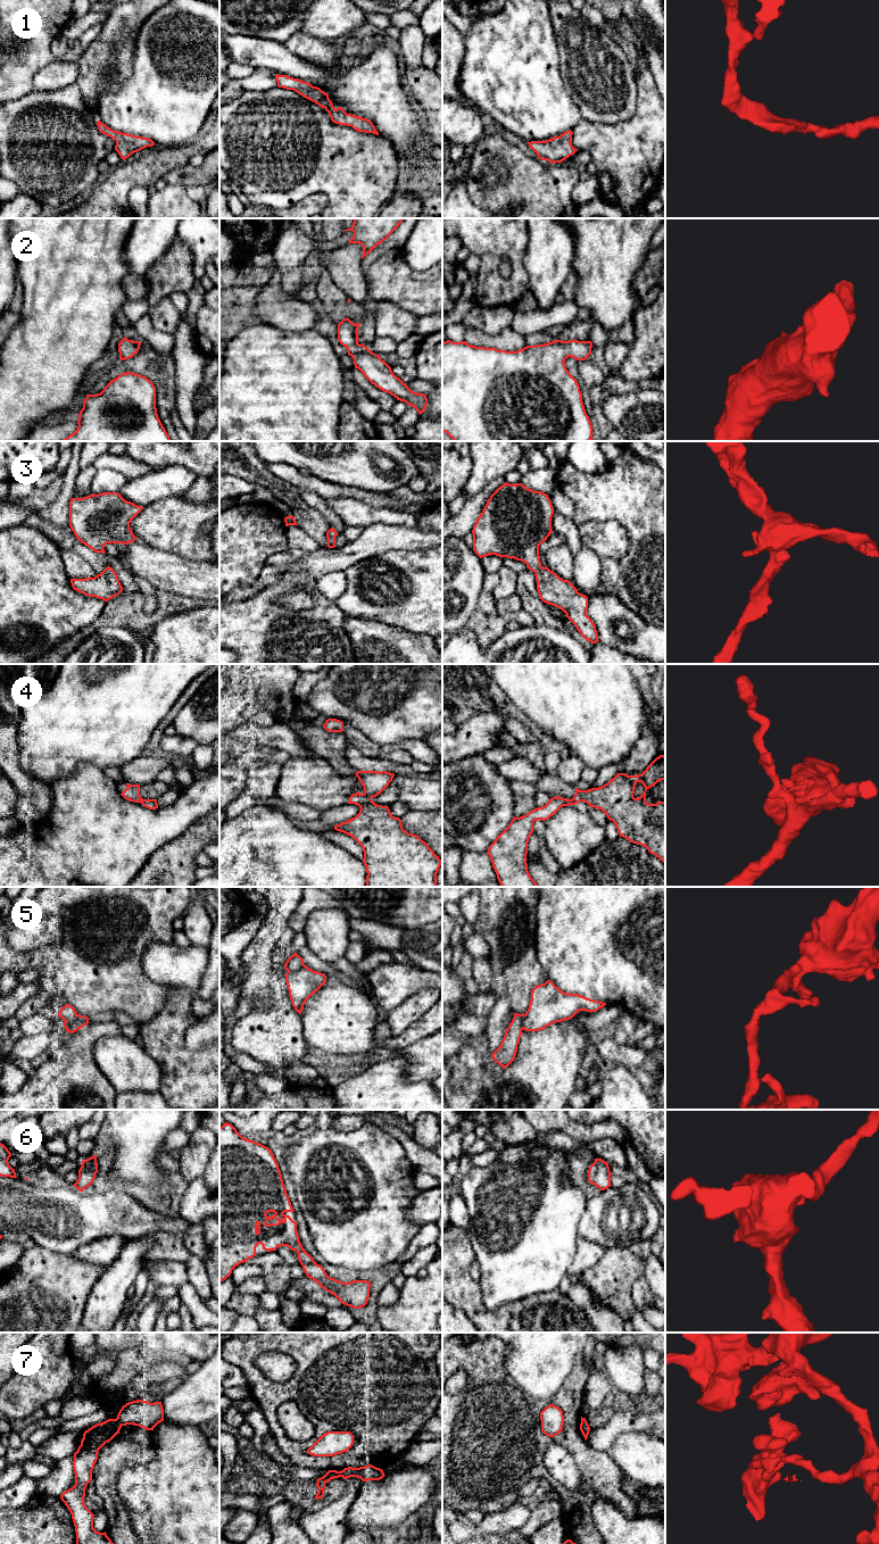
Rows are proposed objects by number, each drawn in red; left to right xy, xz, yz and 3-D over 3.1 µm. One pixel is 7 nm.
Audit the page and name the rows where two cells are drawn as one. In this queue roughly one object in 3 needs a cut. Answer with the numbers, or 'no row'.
4, 5, 7

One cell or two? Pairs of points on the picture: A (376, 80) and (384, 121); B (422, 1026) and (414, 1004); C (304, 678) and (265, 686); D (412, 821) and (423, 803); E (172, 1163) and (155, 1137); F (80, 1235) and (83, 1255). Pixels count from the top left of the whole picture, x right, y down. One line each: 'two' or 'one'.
A: one
B: two
C: two
D: two
E: two
F: two

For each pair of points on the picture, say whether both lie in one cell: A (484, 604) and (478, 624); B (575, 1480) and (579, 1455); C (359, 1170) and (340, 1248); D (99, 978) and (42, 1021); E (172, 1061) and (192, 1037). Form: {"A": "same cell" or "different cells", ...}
{"A": "same cell", "B": "different cells", "C": "same cell", "D": "different cells", "E": "different cells"}

